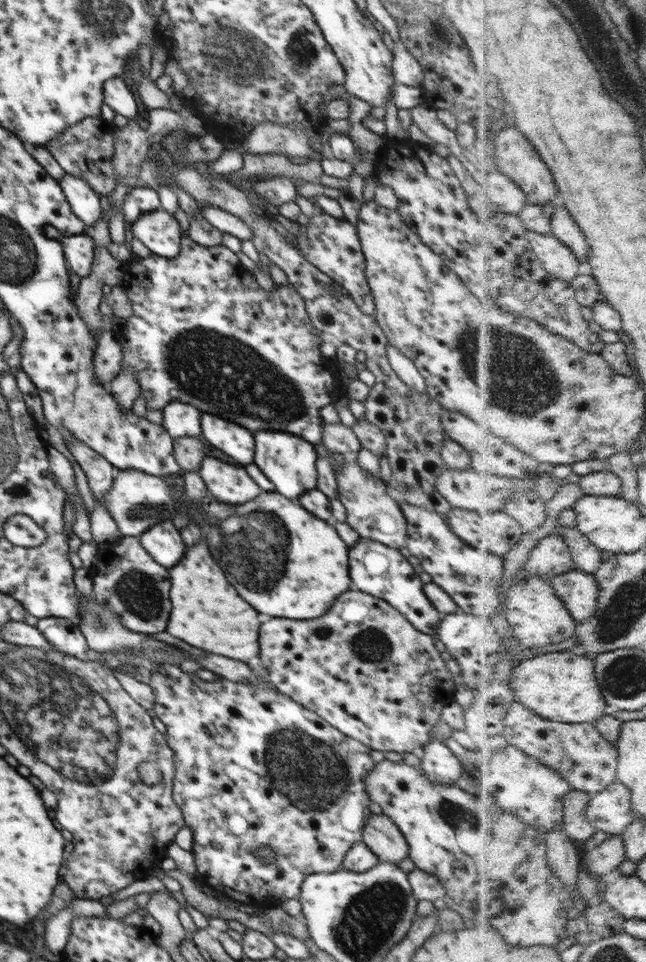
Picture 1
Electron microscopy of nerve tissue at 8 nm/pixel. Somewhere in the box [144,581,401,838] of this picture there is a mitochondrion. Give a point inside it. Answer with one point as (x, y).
(309, 771)

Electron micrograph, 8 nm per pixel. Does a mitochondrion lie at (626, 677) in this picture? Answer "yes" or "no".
yes

